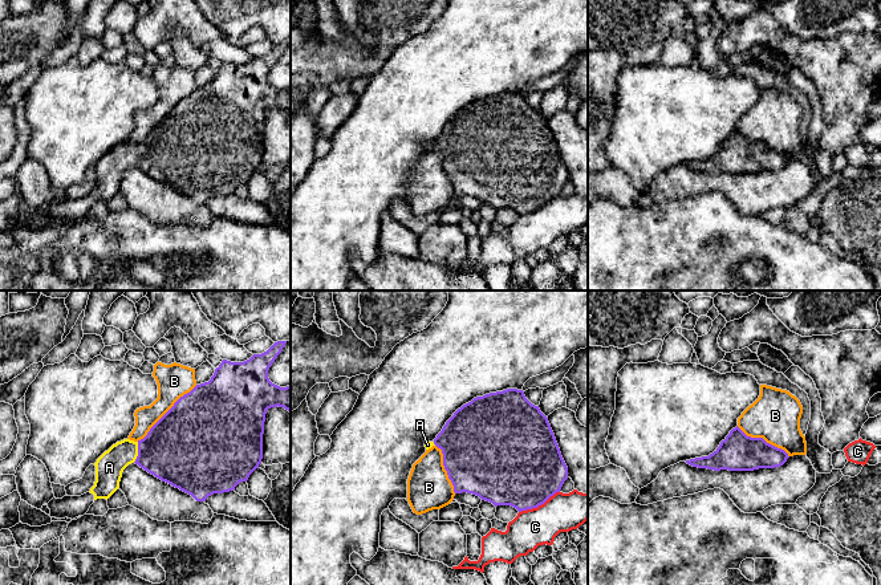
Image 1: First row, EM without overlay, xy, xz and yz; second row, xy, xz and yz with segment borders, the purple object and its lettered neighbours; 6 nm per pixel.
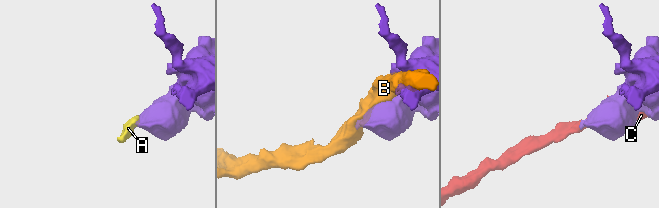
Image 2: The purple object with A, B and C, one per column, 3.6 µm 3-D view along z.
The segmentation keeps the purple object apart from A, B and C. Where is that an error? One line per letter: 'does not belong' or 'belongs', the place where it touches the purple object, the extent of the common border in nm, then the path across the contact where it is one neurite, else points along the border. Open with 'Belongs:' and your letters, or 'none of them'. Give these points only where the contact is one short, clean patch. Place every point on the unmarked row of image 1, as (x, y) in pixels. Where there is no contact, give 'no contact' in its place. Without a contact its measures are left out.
Belongs: A
A: belongs; meets purple in xy at (138, 155); contact 130 nm long; runs through xy (179, 151), (138, 155), (124, 155), (109, 170)
B: does not belong; meets purple in xy at (166, 116); contact 500 nm long
C: does not belong; meets purple in xz at (539, 207); contact 280 nm long

